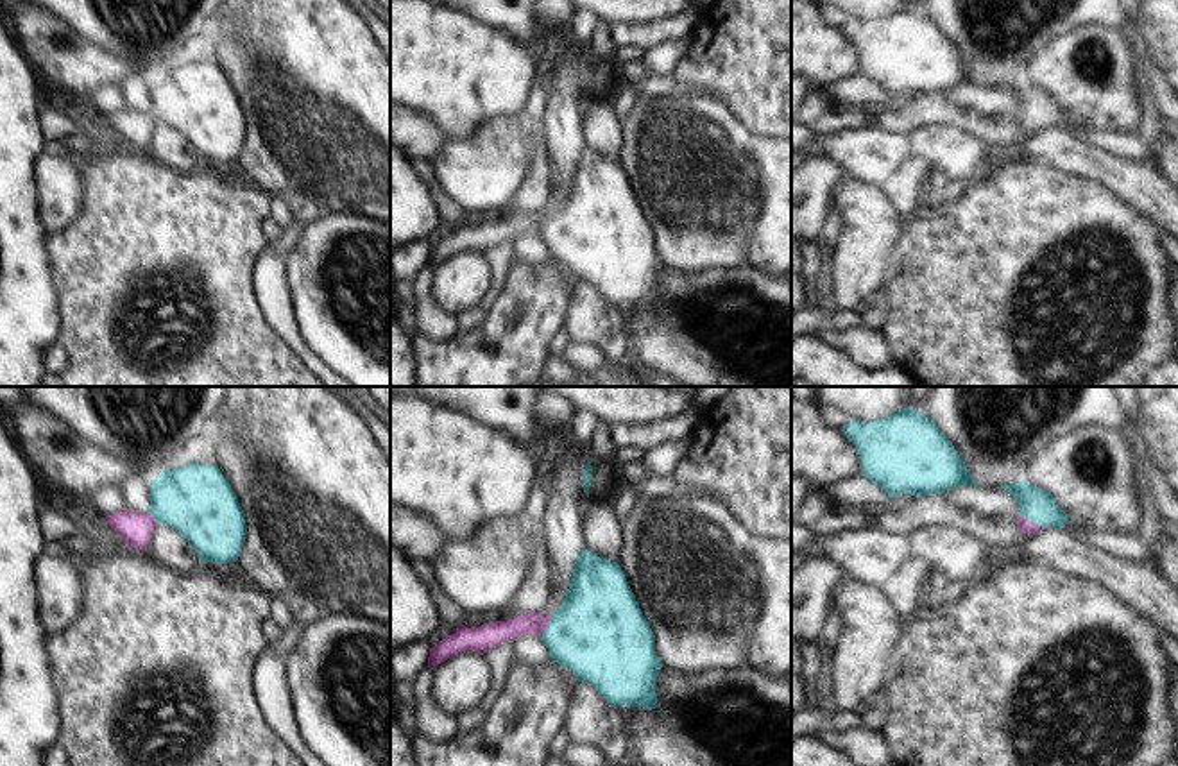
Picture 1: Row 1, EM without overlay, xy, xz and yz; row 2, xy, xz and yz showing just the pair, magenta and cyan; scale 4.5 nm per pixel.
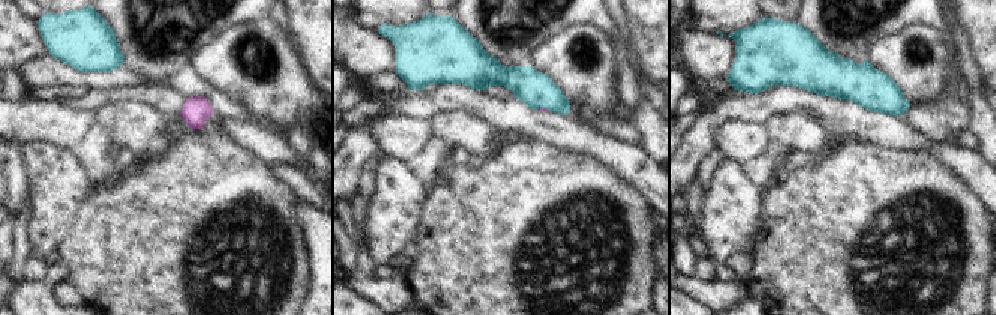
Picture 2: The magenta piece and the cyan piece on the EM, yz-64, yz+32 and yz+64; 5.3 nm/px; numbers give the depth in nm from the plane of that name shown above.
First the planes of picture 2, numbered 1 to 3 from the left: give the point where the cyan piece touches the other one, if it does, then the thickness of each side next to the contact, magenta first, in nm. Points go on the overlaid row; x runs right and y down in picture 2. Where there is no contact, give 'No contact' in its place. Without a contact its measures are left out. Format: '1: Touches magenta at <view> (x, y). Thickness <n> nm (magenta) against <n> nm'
1: No contact
2: Touches magenta at yz+32 (542, 108). Thickness 20 nm (magenta) against 190 nm
3: No contact

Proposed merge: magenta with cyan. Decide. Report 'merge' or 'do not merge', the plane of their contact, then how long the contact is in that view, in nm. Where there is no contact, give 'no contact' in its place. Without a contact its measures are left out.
merge; meets magenta in yz; contact 150 nm long

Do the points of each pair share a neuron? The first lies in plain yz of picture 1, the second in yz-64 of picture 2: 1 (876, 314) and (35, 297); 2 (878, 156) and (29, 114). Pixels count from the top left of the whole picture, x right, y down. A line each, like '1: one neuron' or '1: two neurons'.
1: one neuron
2: one neuron

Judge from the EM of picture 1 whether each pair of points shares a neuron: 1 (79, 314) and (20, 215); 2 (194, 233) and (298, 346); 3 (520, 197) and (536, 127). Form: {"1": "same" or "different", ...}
{"1": "different", "2": "different", "3": "same"}

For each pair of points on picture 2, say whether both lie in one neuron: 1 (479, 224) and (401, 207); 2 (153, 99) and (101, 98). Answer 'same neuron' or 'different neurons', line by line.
1: different neurons
2: same neuron

